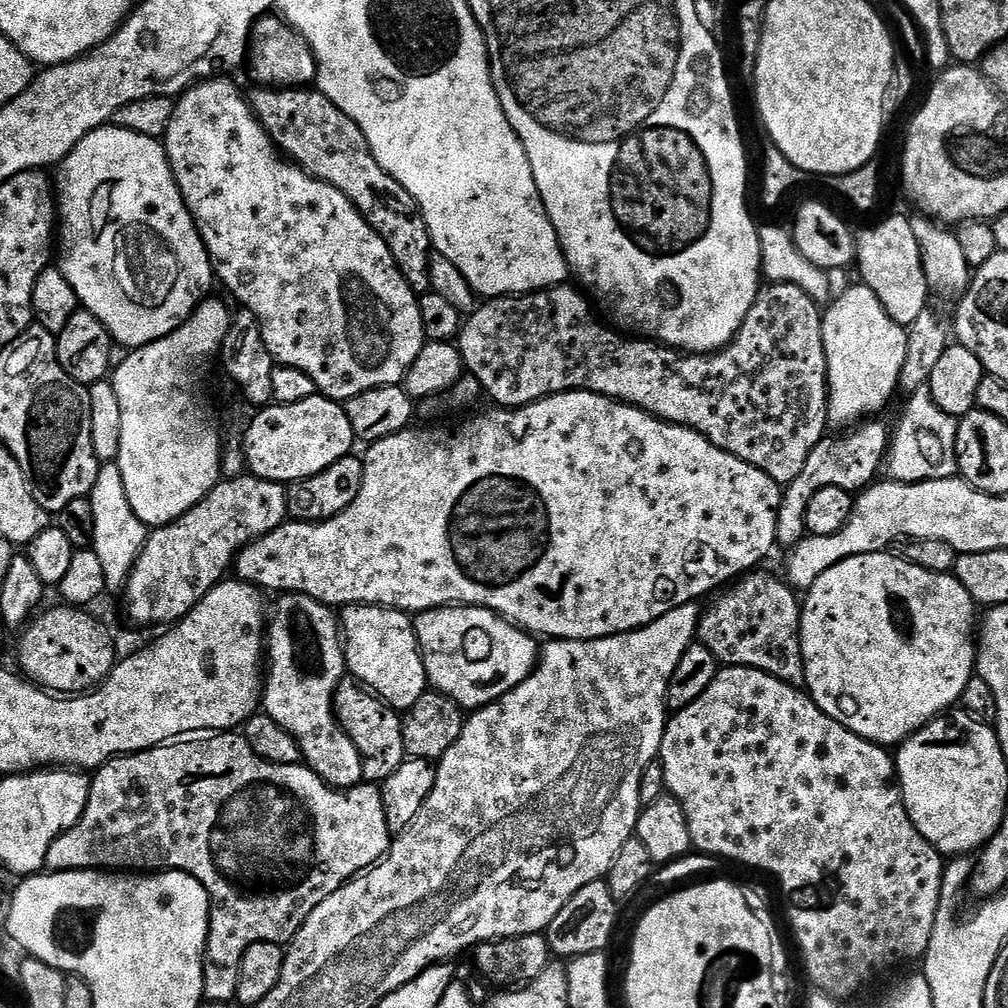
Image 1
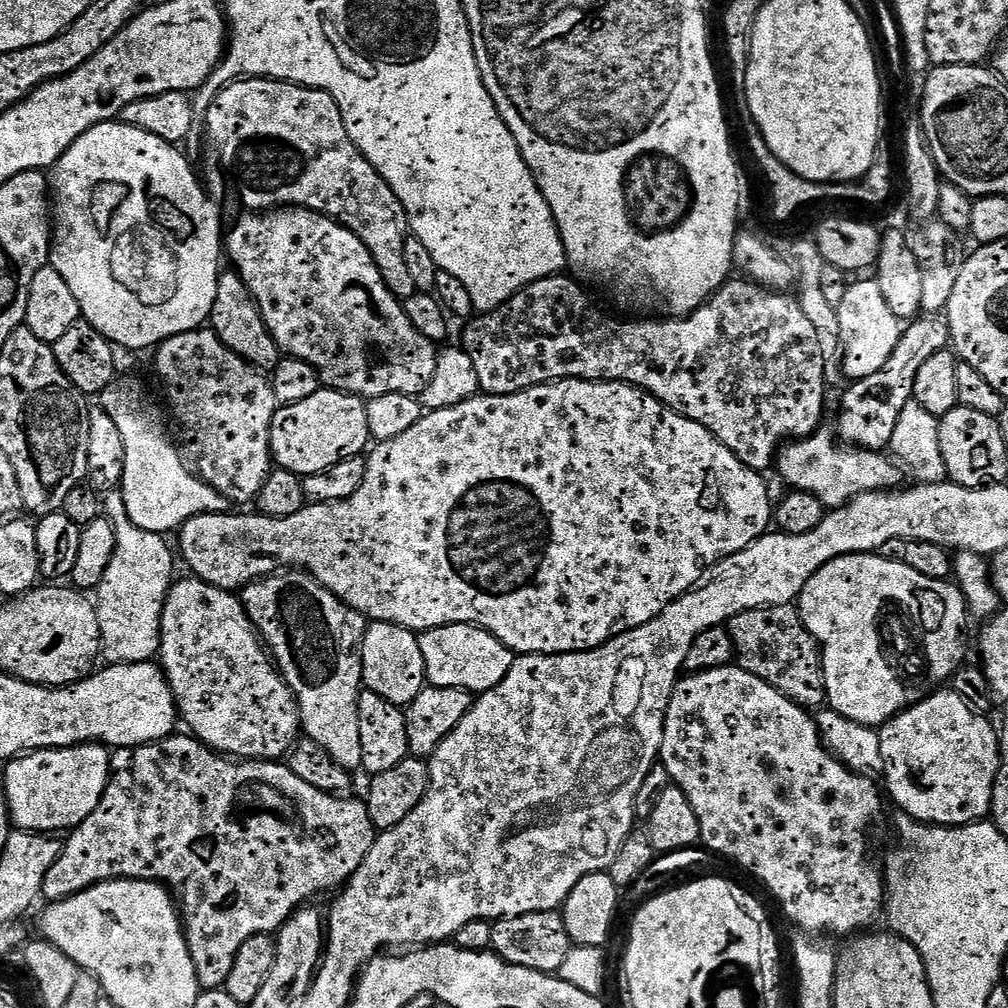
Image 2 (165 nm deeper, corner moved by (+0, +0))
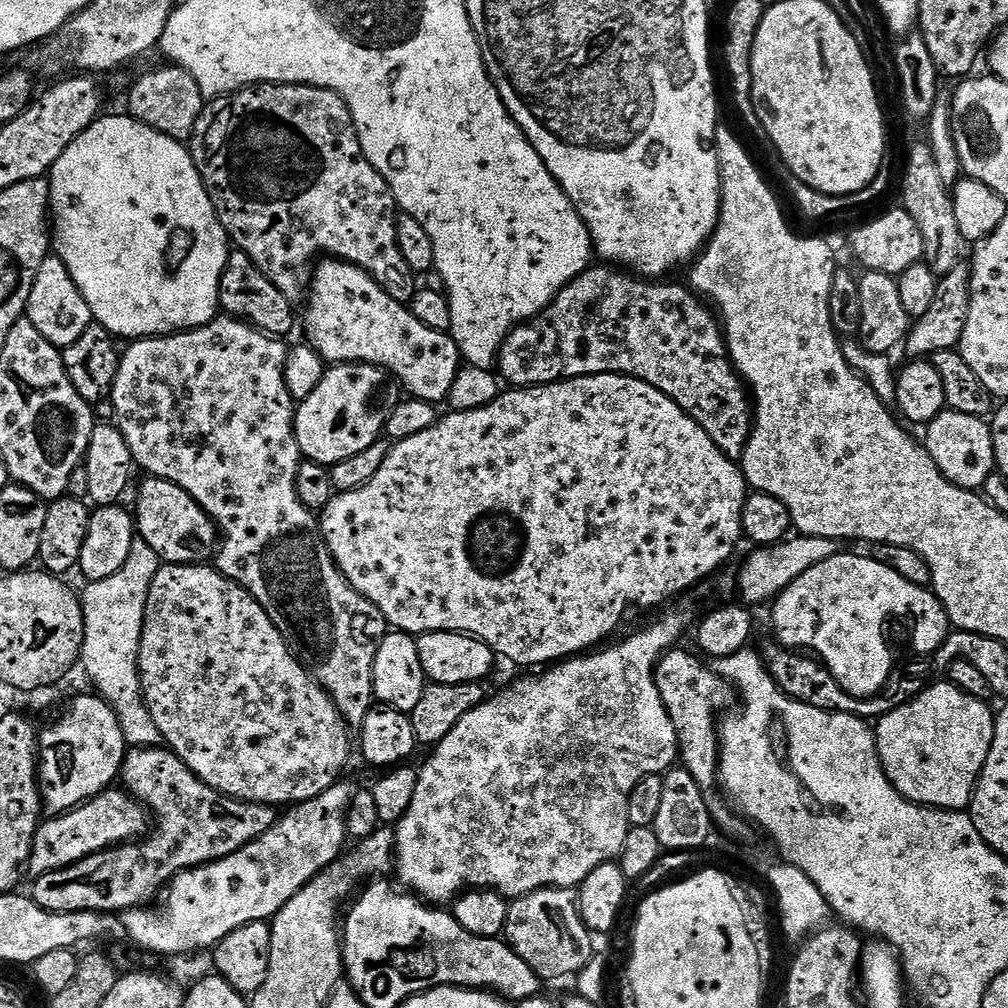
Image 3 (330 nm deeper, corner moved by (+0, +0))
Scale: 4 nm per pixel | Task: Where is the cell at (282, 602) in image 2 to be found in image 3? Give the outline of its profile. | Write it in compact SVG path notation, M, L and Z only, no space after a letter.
M227 314L217 315L215 320L204 324L201 328L190 328L186 332L173 332L167 336L150 336L147 338L136 338L131 341L129 349L120 357L120 365L118 366L118 374L114 378L114 386L110 397L110 405L116 411L114 423L119 428L122 438L126 438L126 446L130 446L130 454L137 469L145 468L149 477L158 480L169 480L178 486L182 486L182 490L186 490L186 494L190 494L190 498L194 498L194 502L198 502L198 506L202 506L202 510L211 516L216 522L219 535L222 537L222 543L219 545L218 551L214 556L214 567L217 572L221 572L226 578L230 578L236 584L241 584L251 596L260 603L262 610L266 610L266 614L270 614L270 622L274 622L274 626L278 626L278 630L282 634L282 638L292 648L292 652L299 658L300 663L304 665L304 669L309 672L316 681L328 692L328 697L334 702L334 706L340 711L340 716L350 726L358 726L366 718L366 714L374 706L374 697L372 694L372 679L374 678L374 658L376 657L376 645L383 640L389 631L390 625L384 621L383 614L378 610L378 606L374 606L374 602L367 600L362 594L358 594L358 590L354 590L354 586L350 586L346 582L346 578L338 570L338 566L334 562L334 558L330 554L330 550L324 544L324 536L320 532L320 522L317 513L312 512L304 505L302 498L296 489L296 479L298 478L298 470L302 463L300 447L296 441L296 410L297 405L294 403L290 390L286 390L286 378L284 377L284 367L286 366L286 358L288 357L289 345L283 339L268 335L267 332L261 332L258 328L253 328L251 324Z

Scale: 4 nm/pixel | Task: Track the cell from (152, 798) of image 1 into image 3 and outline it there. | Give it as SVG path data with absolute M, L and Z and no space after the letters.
M167 747L134 748L124 753L124 764L118 777L123 791L135 798L149 813L156 815L156 829L149 831L139 842L129 842L114 848L108 848L77 864L65 868L55 868L44 876L35 877L31 899L47 912L111 912L119 914L130 908L148 906L152 900L165 891L166 885L173 880L177 872L187 868L199 868L211 860L221 860L234 854L242 846L252 843L263 832L270 830L278 819L275 807L267 804L251 804L245 800L235 800L233 796L223 796L218 790L202 782Z

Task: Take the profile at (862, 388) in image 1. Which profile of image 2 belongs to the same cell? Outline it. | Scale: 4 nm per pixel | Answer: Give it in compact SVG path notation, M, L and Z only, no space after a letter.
M876 279L860 280L849 283L846 298L836 309L841 324L840 344L844 351L844 372L849 381L870 378L877 370L886 366L886 358L894 354L898 338L902 331L902 322L886 306L886 297L882 295L882 286Z

